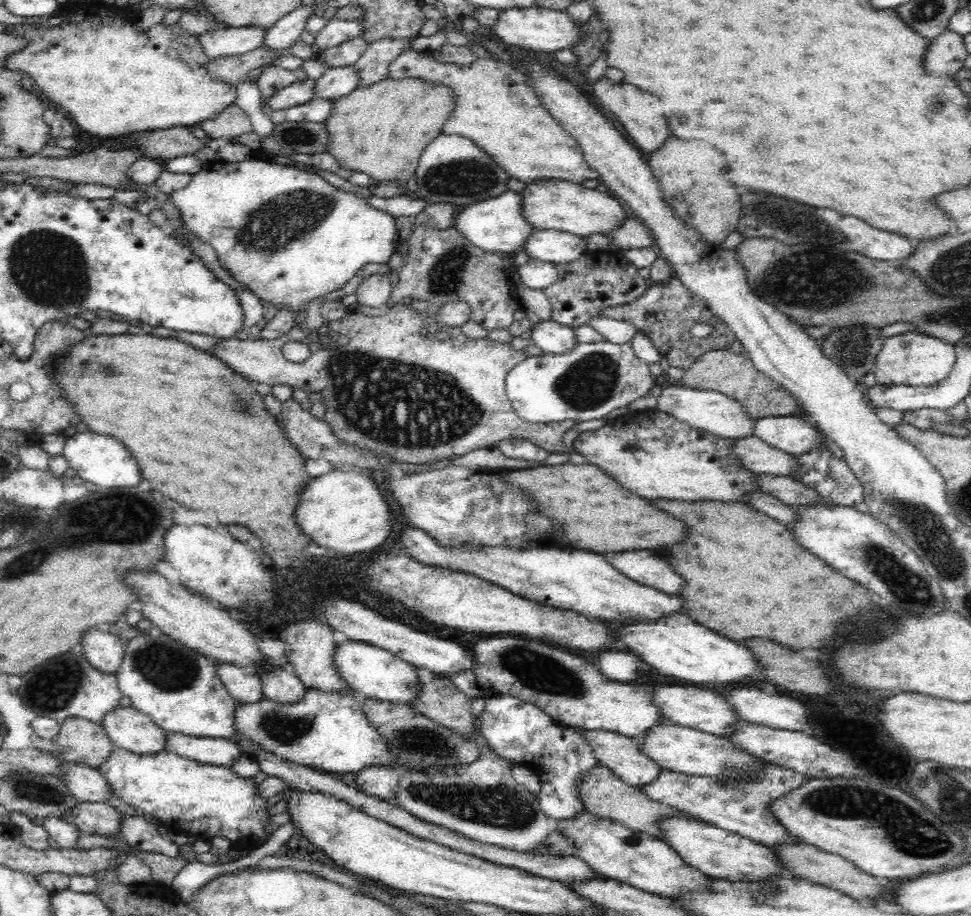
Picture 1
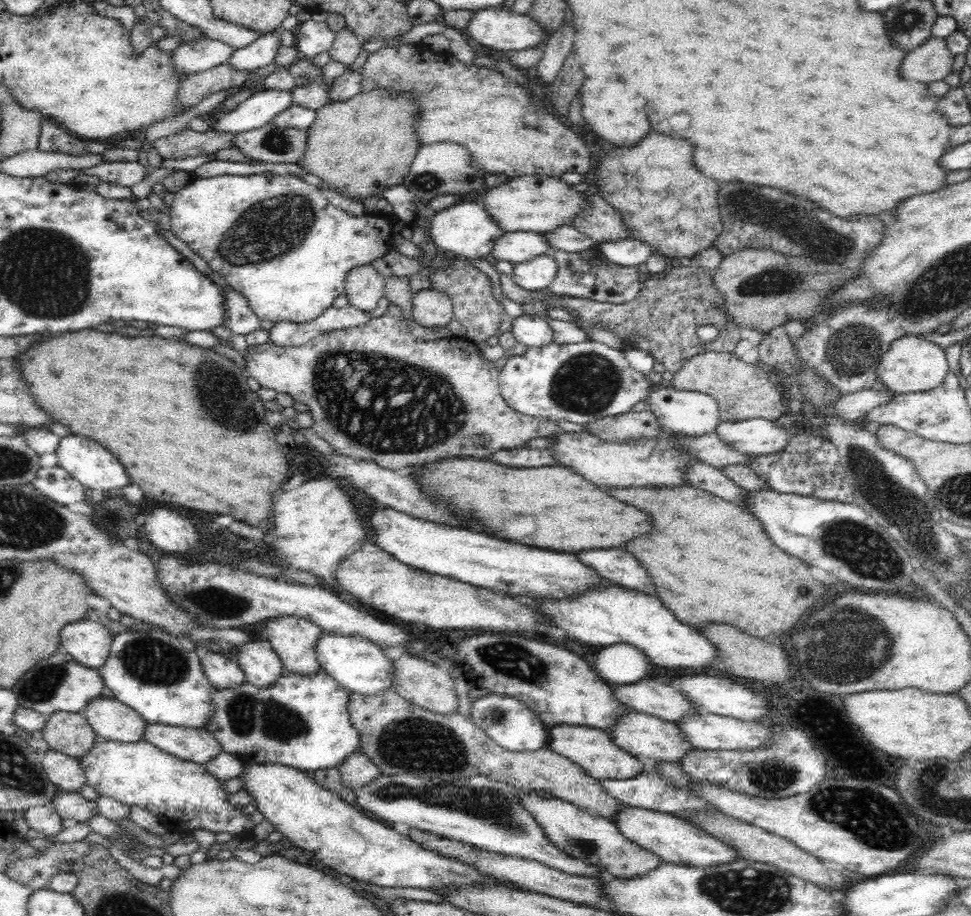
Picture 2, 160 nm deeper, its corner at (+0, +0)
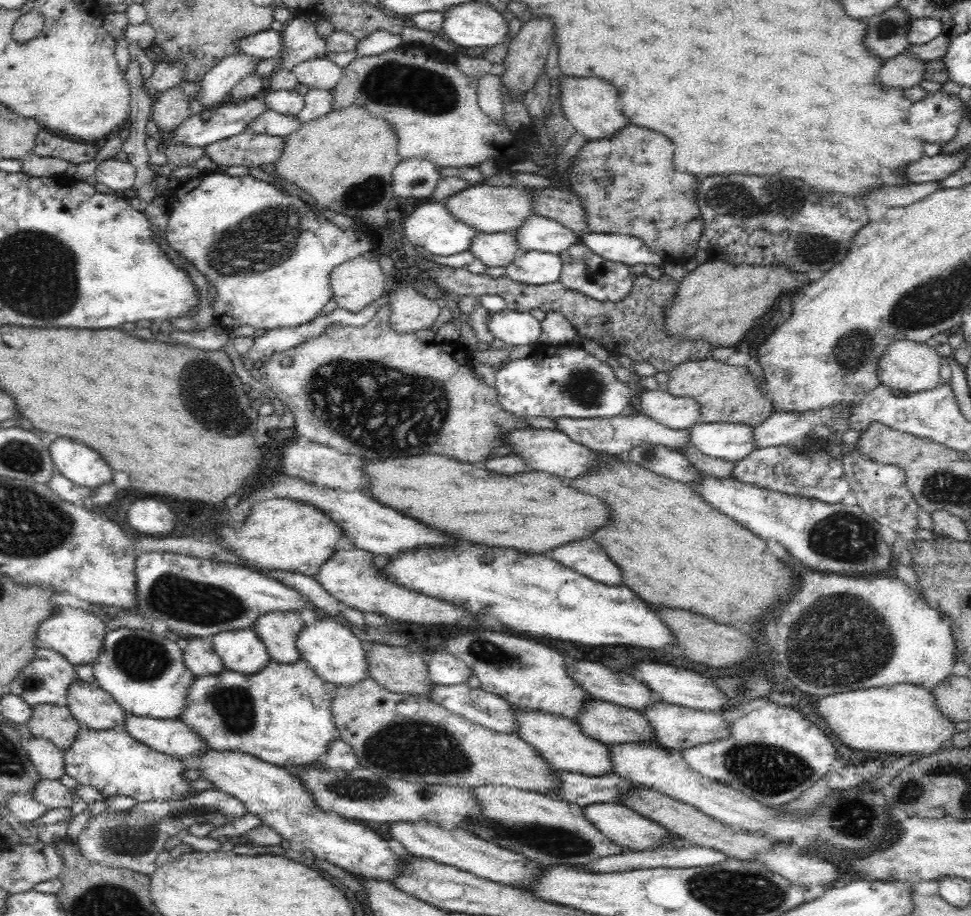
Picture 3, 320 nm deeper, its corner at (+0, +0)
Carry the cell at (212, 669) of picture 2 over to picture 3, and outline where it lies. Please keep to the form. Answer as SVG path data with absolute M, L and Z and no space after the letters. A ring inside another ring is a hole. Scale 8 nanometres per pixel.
M213 636L181 638L181 648L186 668L194 676L218 674L225 666L213 648Z

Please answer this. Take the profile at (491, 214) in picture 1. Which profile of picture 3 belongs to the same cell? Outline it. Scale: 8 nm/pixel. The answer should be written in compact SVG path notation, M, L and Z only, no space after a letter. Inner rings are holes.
M436 201L418 205L402 217L401 225L406 239L404 245L410 245L413 248L422 247L426 252L436 256L452 256L468 250L472 238L478 234L469 225L454 217L444 204Z

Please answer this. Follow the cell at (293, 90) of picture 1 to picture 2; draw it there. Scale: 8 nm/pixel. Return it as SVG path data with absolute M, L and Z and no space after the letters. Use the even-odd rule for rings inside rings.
M264 89L254 93L233 110L206 116L205 121L208 131L235 136L263 128L275 116L292 106L291 92Z

